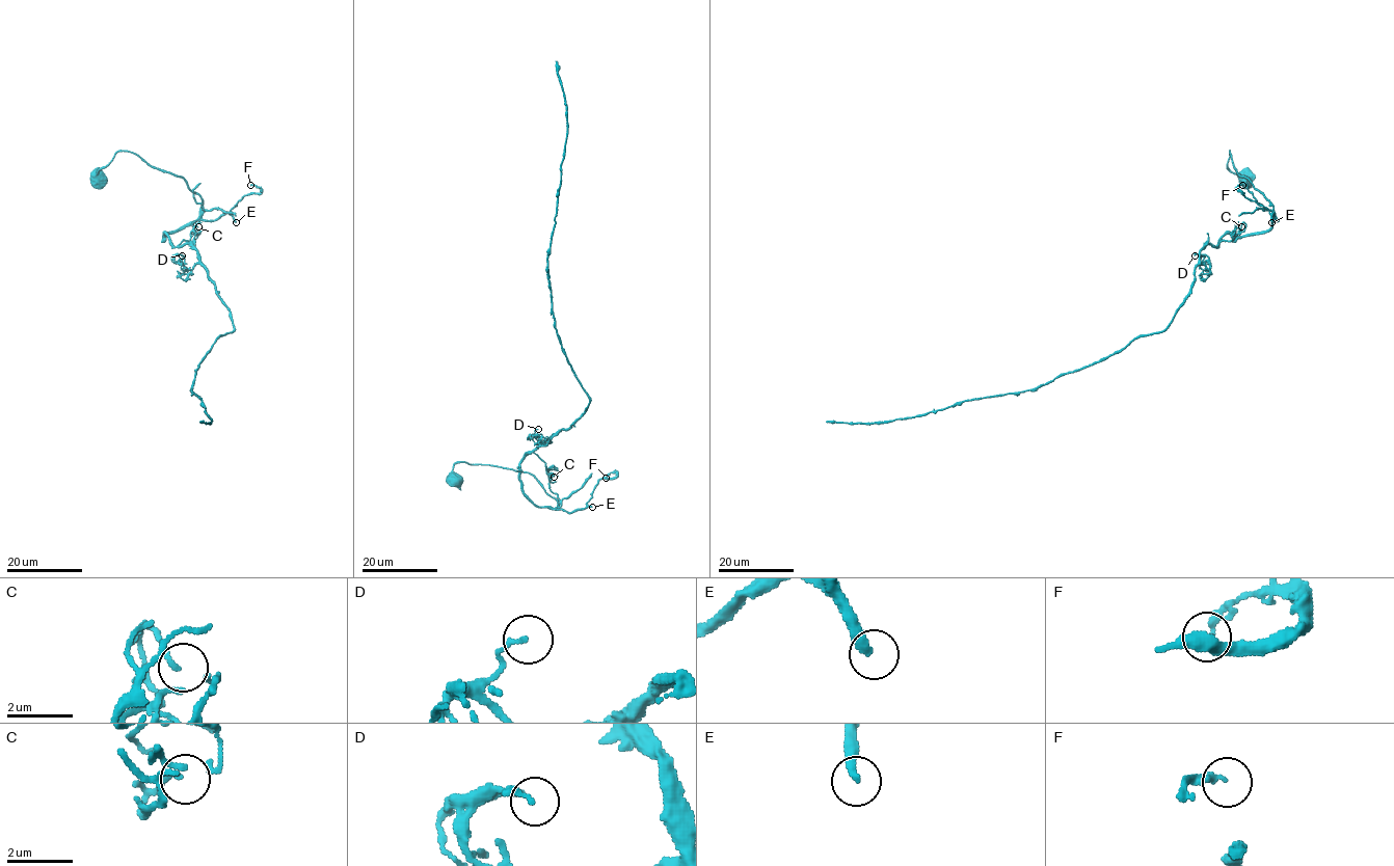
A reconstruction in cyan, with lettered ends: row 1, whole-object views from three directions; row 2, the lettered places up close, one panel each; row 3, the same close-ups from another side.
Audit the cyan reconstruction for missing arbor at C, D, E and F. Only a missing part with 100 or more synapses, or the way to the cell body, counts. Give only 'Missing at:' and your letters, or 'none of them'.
Missing at: none of them

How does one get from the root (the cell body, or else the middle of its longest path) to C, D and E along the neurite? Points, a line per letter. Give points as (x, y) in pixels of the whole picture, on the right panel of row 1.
C: (1248, 179), (1228, 169), (1229, 151), (1236, 171), (1272, 207), (1266, 232), (1226, 234), (1217, 247), (1241, 226)
D: (1248, 179), (1228, 169), (1229, 151), (1272, 225), (1207, 244), (1199, 261), (1209, 269), (1195, 255)
E: (1248, 179), (1228, 169), (1229, 151), (1236, 171), (1272, 207), (1278, 220), (1274, 214), (1271, 222)

